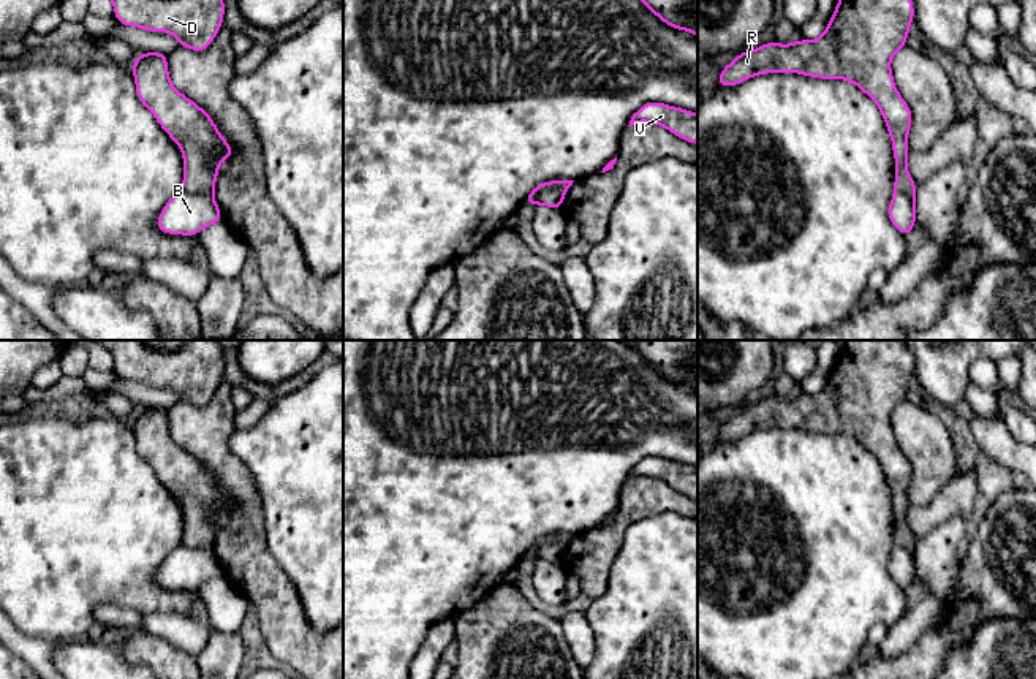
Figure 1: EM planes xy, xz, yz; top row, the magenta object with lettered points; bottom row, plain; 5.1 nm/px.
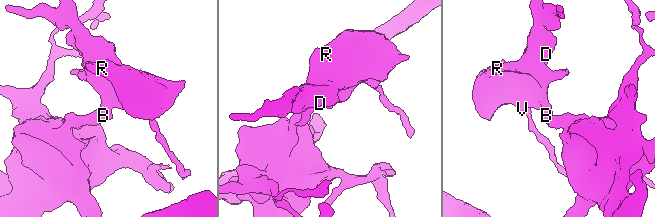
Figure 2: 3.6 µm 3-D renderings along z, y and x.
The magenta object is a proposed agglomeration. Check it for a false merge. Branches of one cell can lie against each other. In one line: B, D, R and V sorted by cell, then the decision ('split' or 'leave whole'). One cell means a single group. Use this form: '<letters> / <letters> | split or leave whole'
B / D R V | split

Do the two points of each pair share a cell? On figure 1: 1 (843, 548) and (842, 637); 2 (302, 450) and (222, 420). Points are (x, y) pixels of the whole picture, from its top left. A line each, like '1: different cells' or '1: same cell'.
1: same cell
2: different cells

